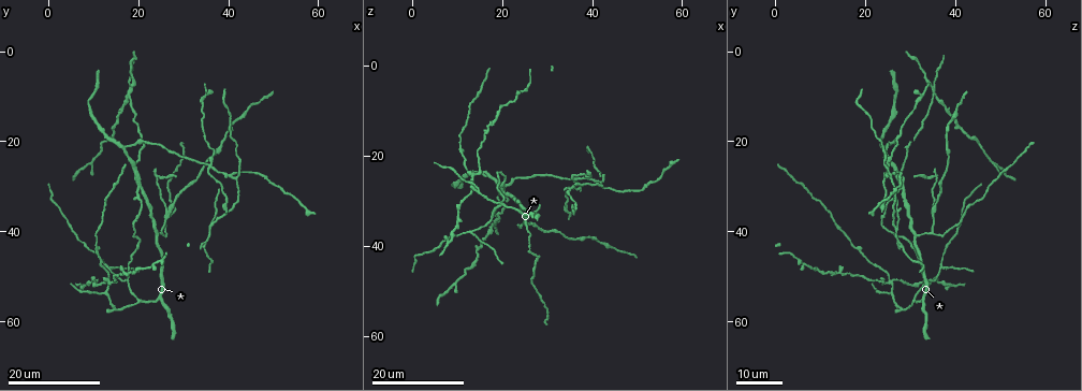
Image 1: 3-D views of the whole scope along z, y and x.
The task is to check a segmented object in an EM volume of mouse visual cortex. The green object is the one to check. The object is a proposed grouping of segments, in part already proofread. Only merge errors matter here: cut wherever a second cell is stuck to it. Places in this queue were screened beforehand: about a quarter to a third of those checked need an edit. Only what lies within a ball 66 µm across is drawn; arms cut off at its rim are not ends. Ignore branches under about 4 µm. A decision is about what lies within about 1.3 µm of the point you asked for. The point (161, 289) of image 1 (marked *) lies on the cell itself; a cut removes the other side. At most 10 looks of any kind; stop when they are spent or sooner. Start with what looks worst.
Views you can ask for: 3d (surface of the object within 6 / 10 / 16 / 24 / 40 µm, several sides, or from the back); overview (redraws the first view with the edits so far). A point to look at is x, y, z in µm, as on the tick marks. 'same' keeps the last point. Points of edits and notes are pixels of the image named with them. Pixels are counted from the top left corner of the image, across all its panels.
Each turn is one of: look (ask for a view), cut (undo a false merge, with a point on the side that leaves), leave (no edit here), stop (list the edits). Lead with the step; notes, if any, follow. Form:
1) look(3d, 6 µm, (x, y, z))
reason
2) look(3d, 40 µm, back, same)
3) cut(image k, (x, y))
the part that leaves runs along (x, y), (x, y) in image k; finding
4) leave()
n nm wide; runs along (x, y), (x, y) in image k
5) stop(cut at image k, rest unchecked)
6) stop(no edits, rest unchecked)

look(3d, 16 µm, (13.5, 51.5, 25.5))
looks like a crossing

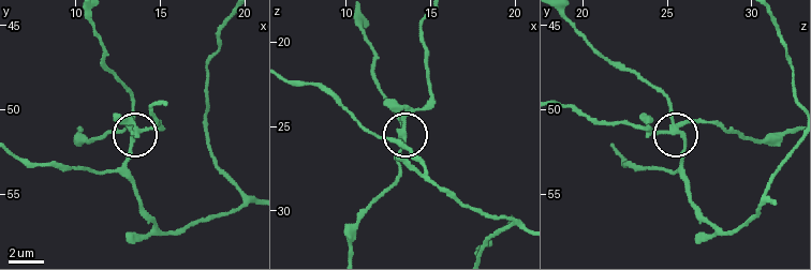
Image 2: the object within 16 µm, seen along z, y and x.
look(3d, 10 µm, (13.2, 51.2, 25.0))

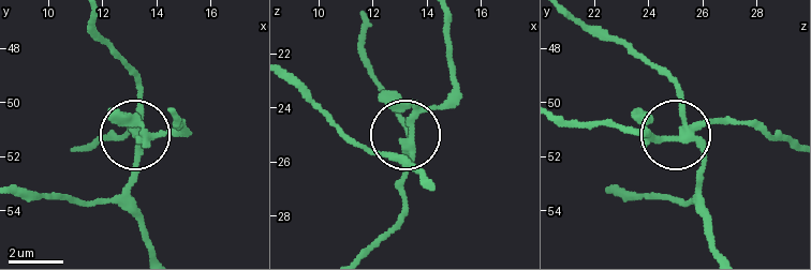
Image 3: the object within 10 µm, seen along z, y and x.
cut(image 3, (122, 119))
4 arms; the part that leaves runs along (686, 135), (563, 128) in image 3; two cells meet here

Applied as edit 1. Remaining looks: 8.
look(3d, 24 µm, (17.5, 10.0, 35.5))
a fork

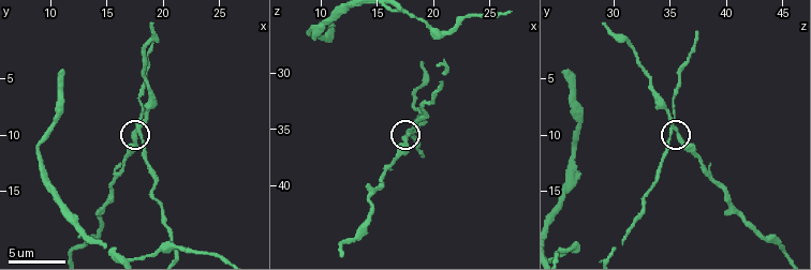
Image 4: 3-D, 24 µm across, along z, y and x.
look(3d, 6 µm, (17.4, 9.8, 35.6))

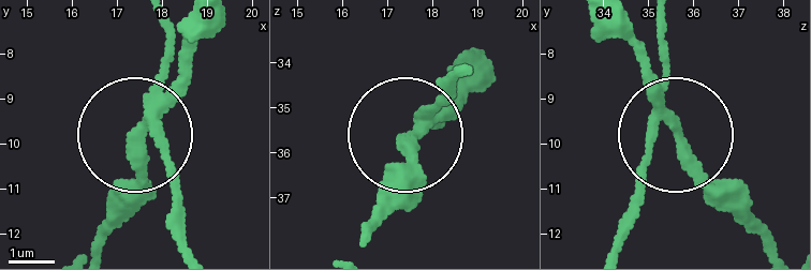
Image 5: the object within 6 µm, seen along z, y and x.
cut(image 5, (190, 54))
230 nm wide; the part that leaves runs along (158, 113), (143, 189), (101, 246) in image 5; two cells meet here

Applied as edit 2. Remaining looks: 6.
look(3d, 24 µm, (25.0, 40.0, 35.0))
two arms in line, one across

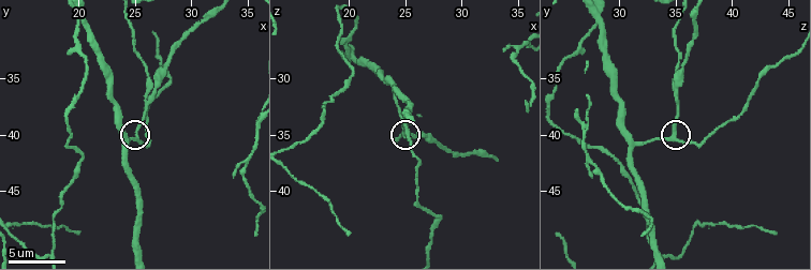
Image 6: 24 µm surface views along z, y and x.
look(3d, 10 µm, (25.0, 40.2, 35.0))

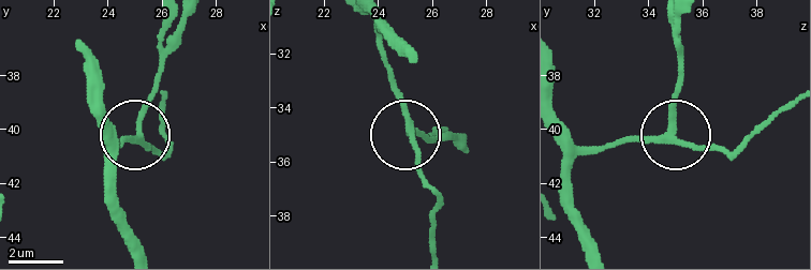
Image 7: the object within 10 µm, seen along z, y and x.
leave()
side arm 35 µm; runs along (137, 252), (109, 155), (137, 134), (151, 148), (165, 148) in image 7; continuous, no second cell

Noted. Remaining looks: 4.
look(3d, 16 µm, (13.0, 47.5, 37.0))
three arms meet

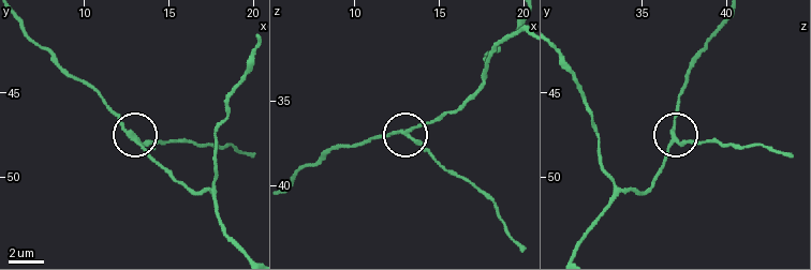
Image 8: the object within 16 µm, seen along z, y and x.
look(3d, 6 µm, (13.4, 47.9, 37.2))

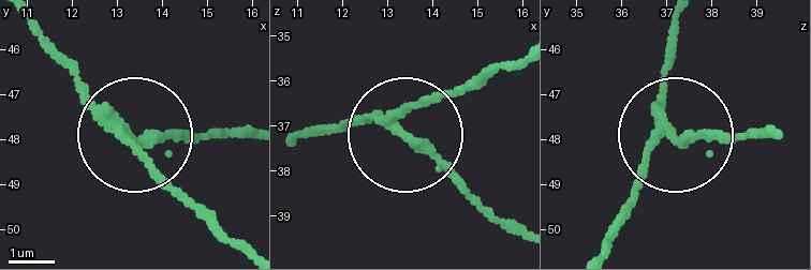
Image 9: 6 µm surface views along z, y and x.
cut(image 9, (168, 136))
the part that leaves runs along (112, 122), (246, 133) in image 9; two cells meet here

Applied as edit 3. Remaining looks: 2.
stop(cut at image 3, cut at image 5, cut at image 9, rest unchecked)

